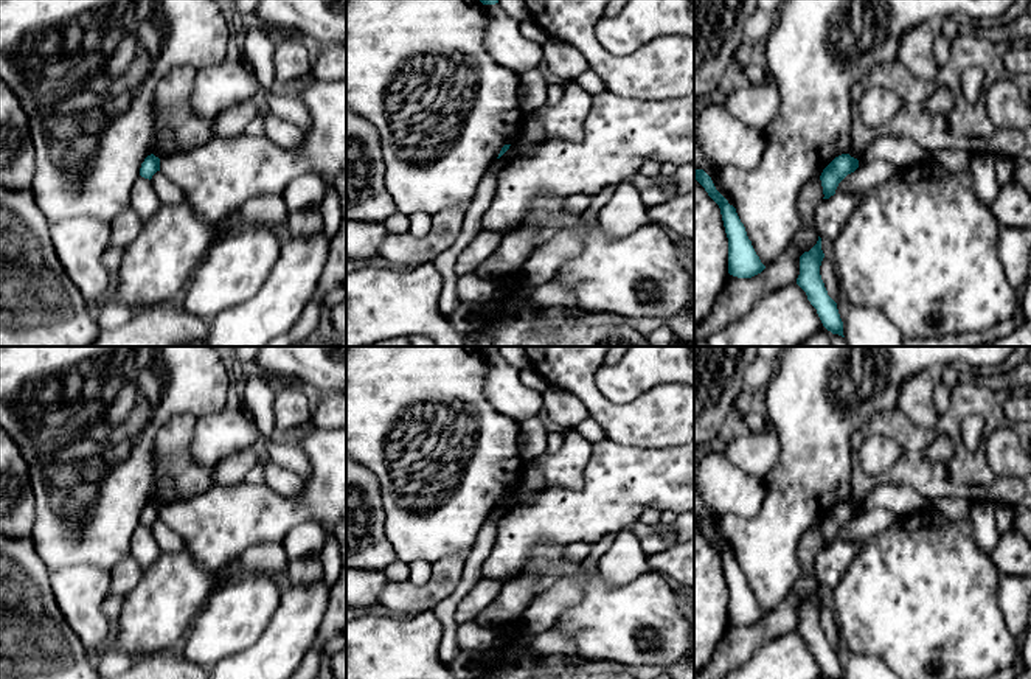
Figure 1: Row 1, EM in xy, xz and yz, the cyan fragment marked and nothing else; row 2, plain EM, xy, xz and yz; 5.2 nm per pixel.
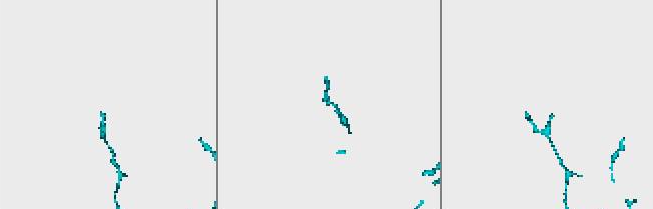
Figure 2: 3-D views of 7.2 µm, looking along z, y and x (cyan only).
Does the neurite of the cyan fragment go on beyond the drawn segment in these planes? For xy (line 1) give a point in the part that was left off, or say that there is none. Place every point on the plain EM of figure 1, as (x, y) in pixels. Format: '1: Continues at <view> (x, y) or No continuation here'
1: No continuation here

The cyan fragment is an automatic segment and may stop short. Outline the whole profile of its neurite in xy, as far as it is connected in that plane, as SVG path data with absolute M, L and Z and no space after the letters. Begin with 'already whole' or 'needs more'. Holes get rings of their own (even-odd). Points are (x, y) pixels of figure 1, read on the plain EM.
already whole; M151 502L141 511L140 524L151 528L157 519L160 519L160 507Z

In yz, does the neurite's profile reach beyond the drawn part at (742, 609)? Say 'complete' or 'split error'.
complete

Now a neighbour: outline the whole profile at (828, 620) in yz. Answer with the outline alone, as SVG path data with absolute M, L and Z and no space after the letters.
M828 604L823 606L820 614L820 623L828 639L828 643L837 651L840 643L838 626L835 620L835 609Z

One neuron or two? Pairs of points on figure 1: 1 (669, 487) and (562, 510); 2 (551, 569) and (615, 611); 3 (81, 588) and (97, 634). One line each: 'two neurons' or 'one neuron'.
1: one neuron
2: one neuron
3: one neuron

